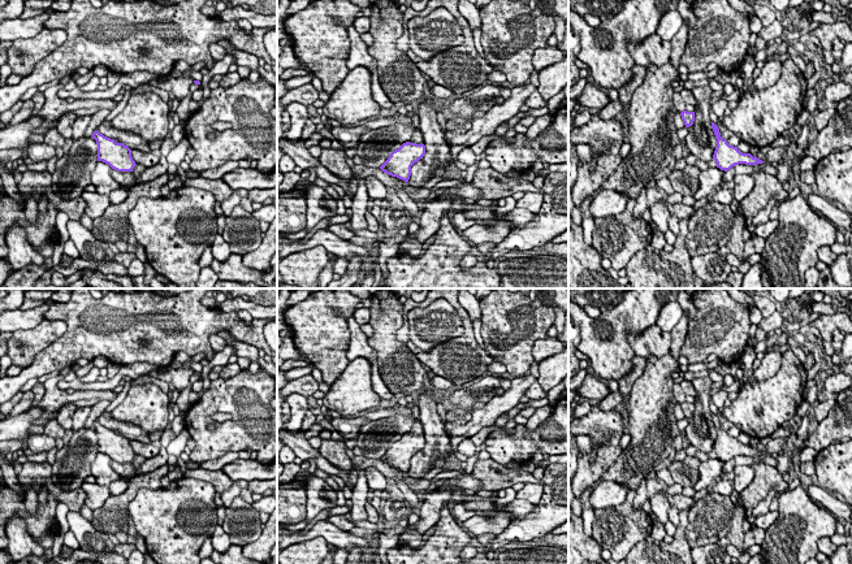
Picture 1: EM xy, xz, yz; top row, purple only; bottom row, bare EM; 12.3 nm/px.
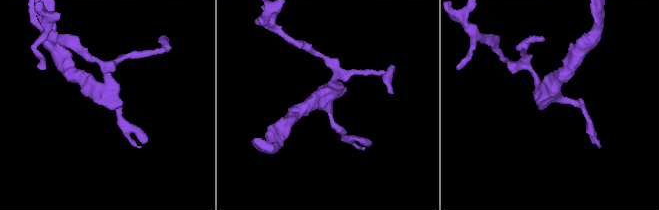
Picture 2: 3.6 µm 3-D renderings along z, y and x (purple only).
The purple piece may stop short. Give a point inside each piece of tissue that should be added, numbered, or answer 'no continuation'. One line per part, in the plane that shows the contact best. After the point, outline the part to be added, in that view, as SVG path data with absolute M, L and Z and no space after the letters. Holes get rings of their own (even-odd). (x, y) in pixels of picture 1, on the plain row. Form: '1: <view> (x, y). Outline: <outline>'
1: xz (416, 429). Outline: M419 418L415 421L412 429L410 430L410 434L424 435L424 429Z

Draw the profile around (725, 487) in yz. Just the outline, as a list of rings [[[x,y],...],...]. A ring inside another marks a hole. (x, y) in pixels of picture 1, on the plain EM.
[[[719,481],[709,494],[731,495],[734,491],[734,481]]]

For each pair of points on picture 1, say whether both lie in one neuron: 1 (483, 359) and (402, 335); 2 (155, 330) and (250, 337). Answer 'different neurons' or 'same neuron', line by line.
1: same neuron
2: same neuron

